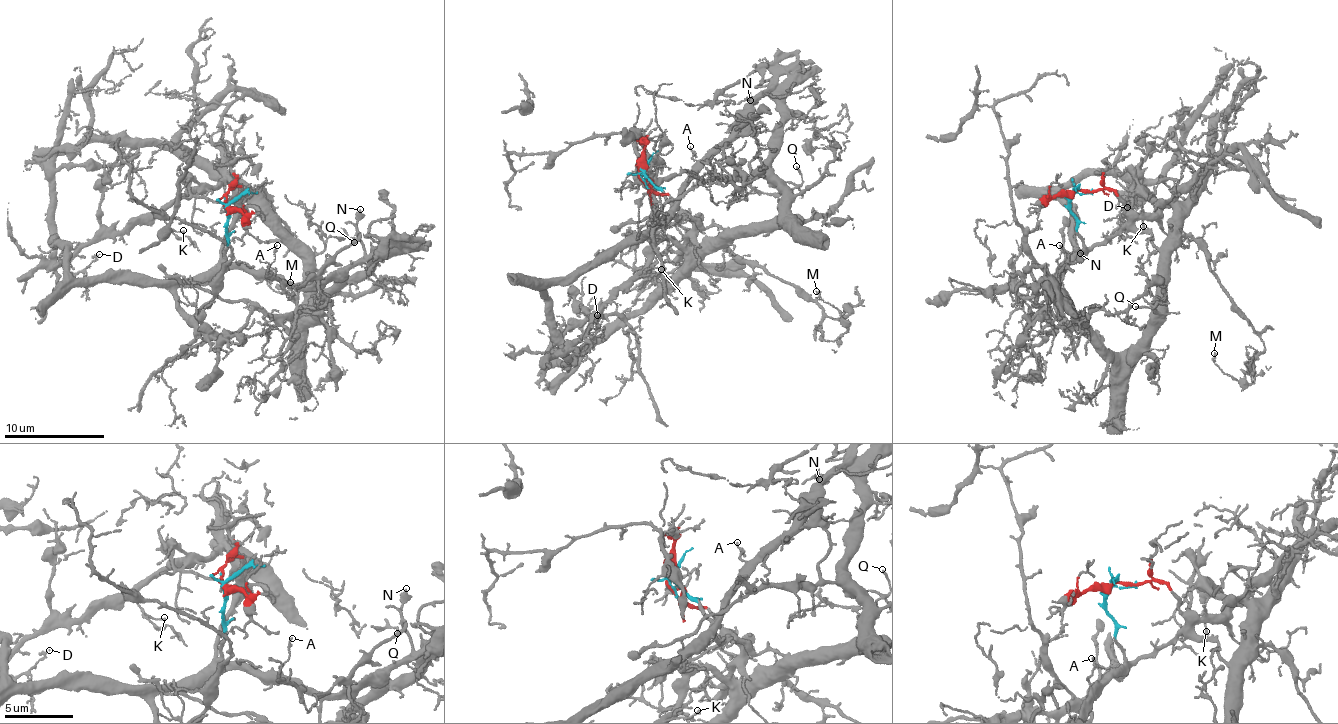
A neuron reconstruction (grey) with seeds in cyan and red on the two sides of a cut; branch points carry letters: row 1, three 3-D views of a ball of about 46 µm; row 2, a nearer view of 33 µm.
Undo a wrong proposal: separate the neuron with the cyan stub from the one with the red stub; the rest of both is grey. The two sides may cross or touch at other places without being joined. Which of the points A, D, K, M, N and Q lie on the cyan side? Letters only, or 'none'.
A, N

